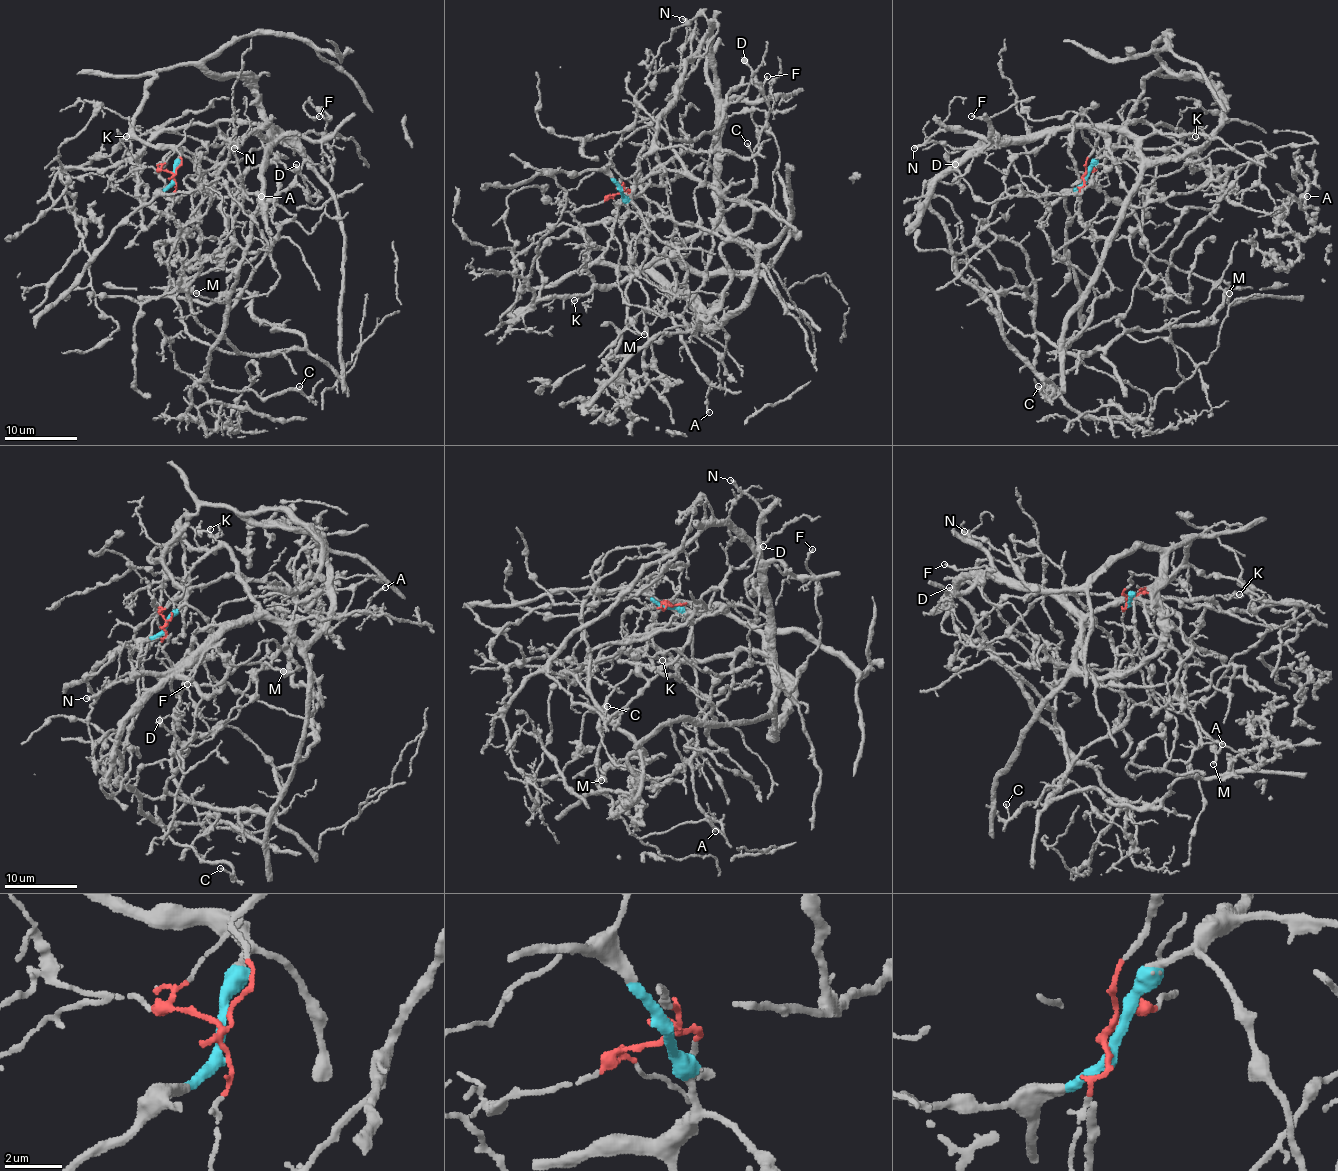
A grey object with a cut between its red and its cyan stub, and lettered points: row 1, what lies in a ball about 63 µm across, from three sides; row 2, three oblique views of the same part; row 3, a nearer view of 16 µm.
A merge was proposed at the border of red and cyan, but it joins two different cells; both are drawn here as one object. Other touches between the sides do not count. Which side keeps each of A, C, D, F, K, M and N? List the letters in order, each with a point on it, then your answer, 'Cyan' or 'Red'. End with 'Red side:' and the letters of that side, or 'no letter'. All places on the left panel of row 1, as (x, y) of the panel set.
A: Place: (261, 196). Cyan
C: Place: (299, 386). Cyan
D: Place: (296, 164). Cyan
F: Place: (319, 116). Cyan
K: Place: (126, 136). Cyan
M: Place: (196, 293). Cyan
N: Place: (234, 148). Cyan
Red side: no letter

